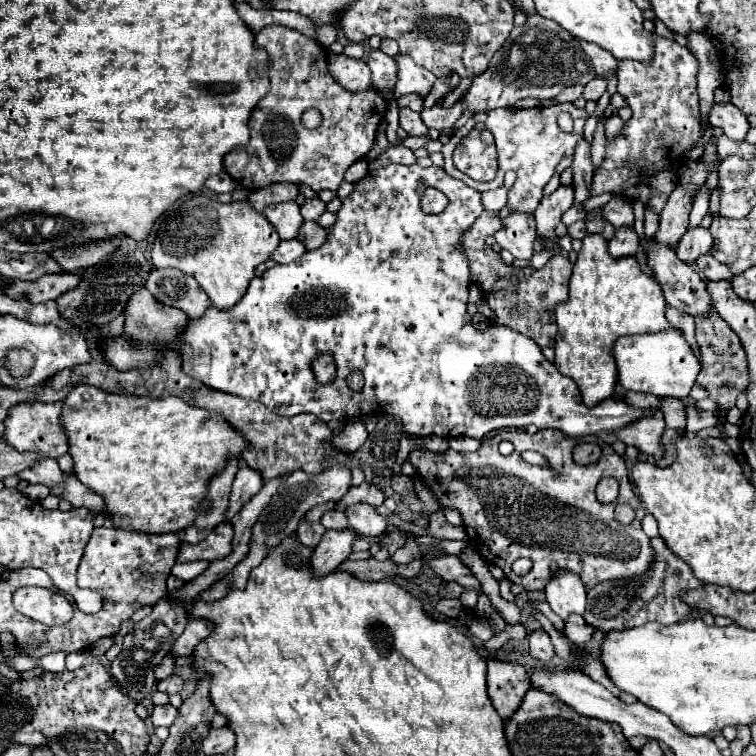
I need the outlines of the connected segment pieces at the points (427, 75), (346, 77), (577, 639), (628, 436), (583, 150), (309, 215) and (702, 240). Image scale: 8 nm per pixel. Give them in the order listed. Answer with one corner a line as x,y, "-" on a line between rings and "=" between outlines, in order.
397,54
395,60
397,60
397,84
393,88
393,98
397,100
405,94
427,96
437,78
429,70
415,64
411,56
=
329,54
329,74
337,82
341,82
345,90
351,90
351,92
373,88
371,70
363,60
347,58
343,54
=
569,616
569,620
565,620
563,634
565,634
573,644
583,646
587,640
591,640
593,626
589,628
589,624
583,620
583,616
=
657,410
657,416
645,416
645,420
637,420
637,424
629,424
629,428
621,428
621,432
615,432
615,436
621,442
631,444
637,450
657,460
663,456
663,450
659,444
663,428
665,428
665,420
663,420
663,414
=
579,140
577,152
573,154
573,188
575,188
575,206
581,208
581,204
591,196
589,194
589,182
591,182
591,146
587,140
=
305,198
301,204
301,216
305,220
317,220
325,212
325,202
319,198
=
693,228
693,230
687,230
685,236
677,242
677,258
683,260
683,262
695,262
697,258
705,256
713,246
713,236
709,230
705,228

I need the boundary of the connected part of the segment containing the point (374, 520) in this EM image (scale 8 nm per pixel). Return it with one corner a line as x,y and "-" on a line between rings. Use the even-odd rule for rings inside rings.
355,504
355,506
345,508
345,514
349,520
349,528
353,528
357,534
365,538
380,536
387,529
386,518
377,514
375,506

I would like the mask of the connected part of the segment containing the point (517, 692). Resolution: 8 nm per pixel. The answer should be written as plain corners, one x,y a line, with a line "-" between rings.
487,658
487,692
503,720
513,716
529,688
531,678
521,664

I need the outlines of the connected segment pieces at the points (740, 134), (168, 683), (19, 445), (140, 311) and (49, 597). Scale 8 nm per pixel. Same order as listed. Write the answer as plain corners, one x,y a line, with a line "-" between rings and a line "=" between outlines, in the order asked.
713,102
713,108
709,110
707,120
709,120
711,128
721,128
731,140
737,140
737,142
741,142
749,130
747,118
731,102
729,104
=
177,674
157,682
157,690
165,692
165,694
177,694
177,692
181,692
181,688
183,688
183,680
=
61,402
55,404
17,404
9,410
9,416
5,418
5,440
19,452
37,452
43,458
61,458
67,452
67,440
65,432
59,424
61,416
=
147,288
135,292
125,306
125,334
131,338
169,342
179,336
187,322
185,312
157,302
=
25,586
13,594
15,608
45,626
67,624
73,616
73,604
59,592

